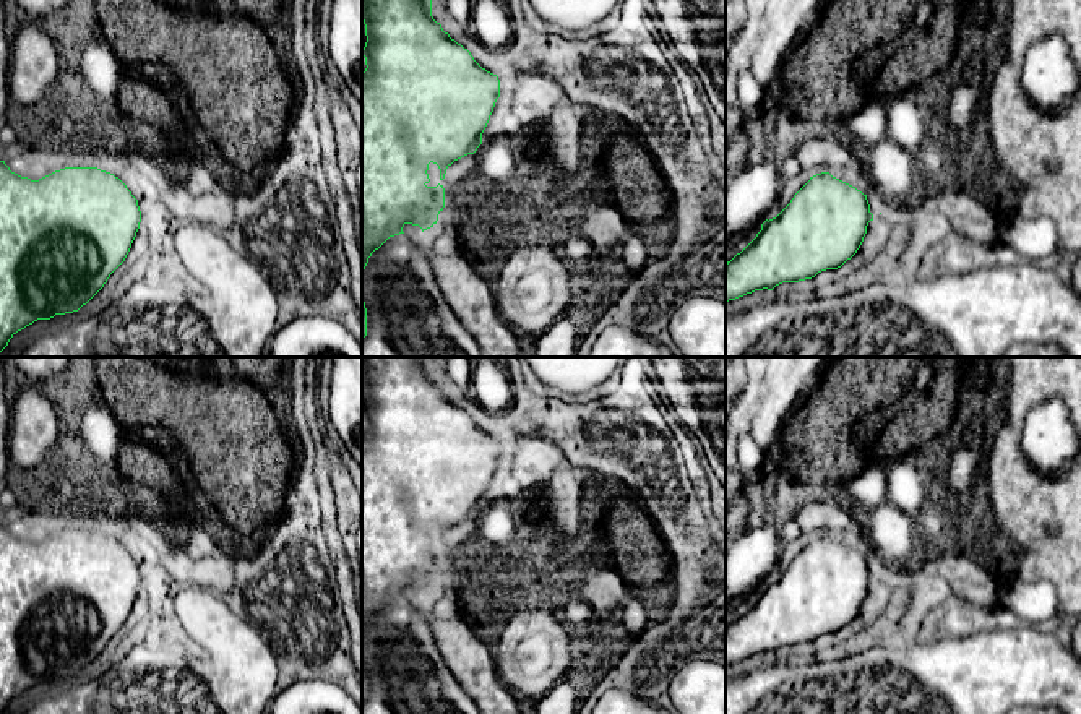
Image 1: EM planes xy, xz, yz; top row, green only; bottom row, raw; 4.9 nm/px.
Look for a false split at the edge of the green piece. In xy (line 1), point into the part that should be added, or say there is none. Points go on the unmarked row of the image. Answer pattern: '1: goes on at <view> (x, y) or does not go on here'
1: does not go on here

